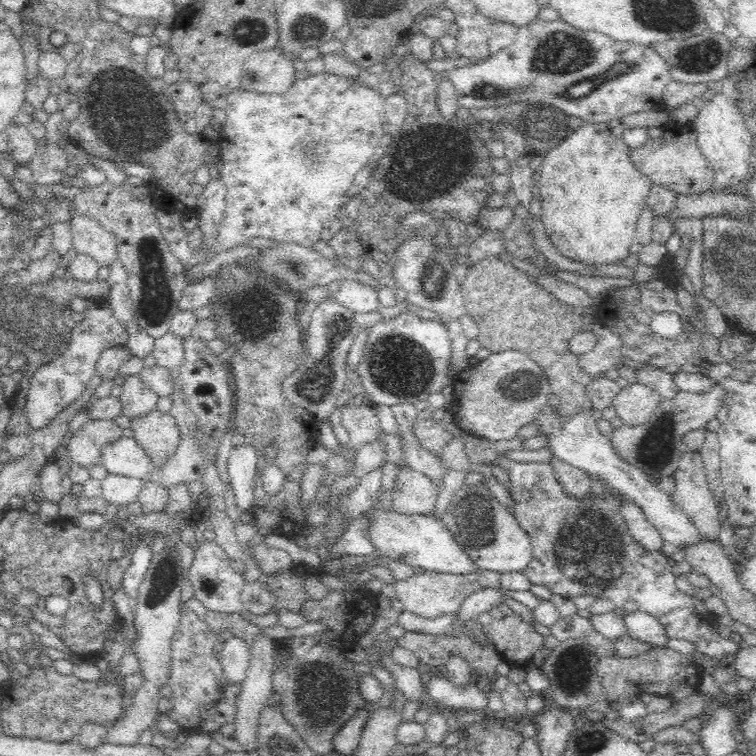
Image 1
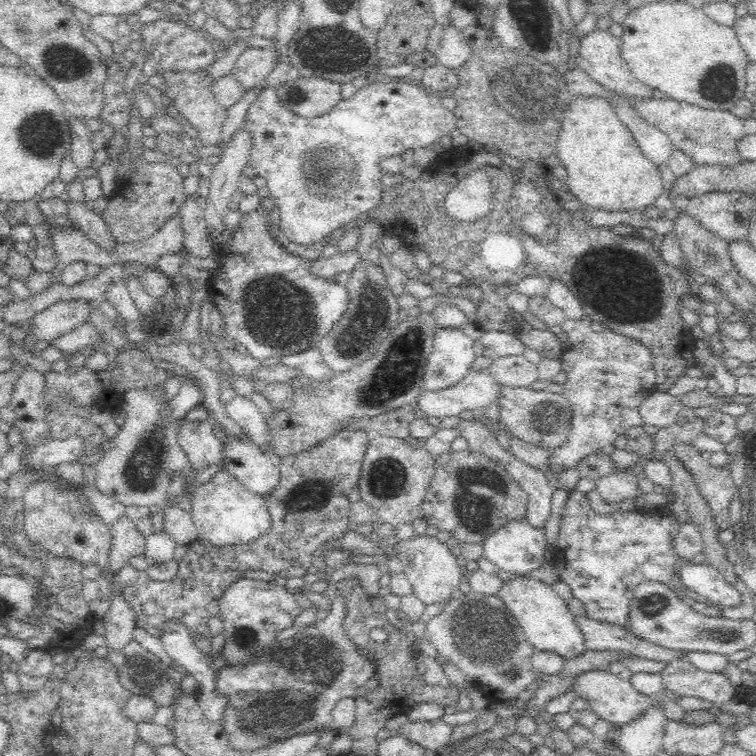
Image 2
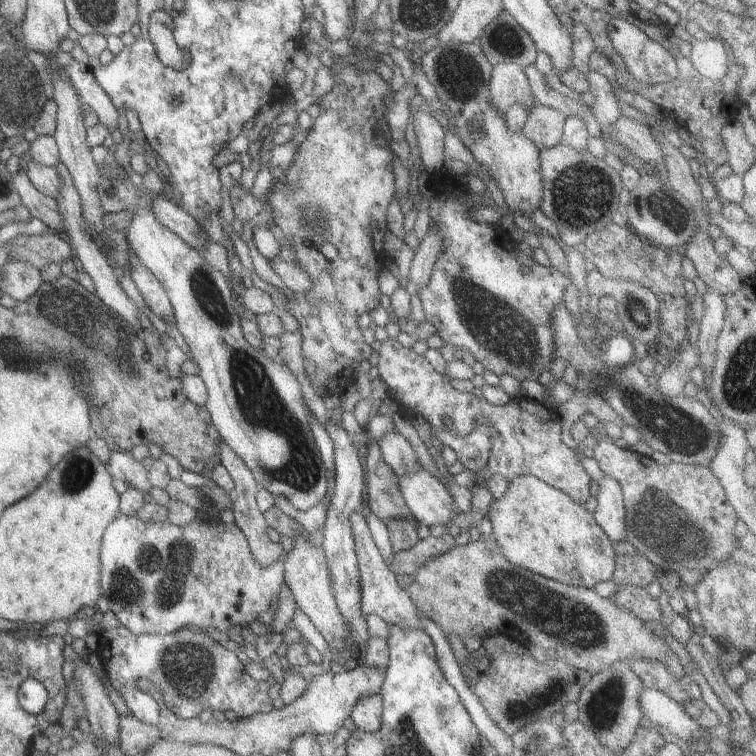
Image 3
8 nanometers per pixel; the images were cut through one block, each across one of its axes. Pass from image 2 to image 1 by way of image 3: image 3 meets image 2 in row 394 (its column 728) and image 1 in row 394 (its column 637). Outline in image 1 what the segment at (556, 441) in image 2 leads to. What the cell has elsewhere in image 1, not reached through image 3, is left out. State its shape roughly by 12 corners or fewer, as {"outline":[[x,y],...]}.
{"outline":[[505,350],[453,377],[453,422],[498,442],[548,405],[550,382]]}

